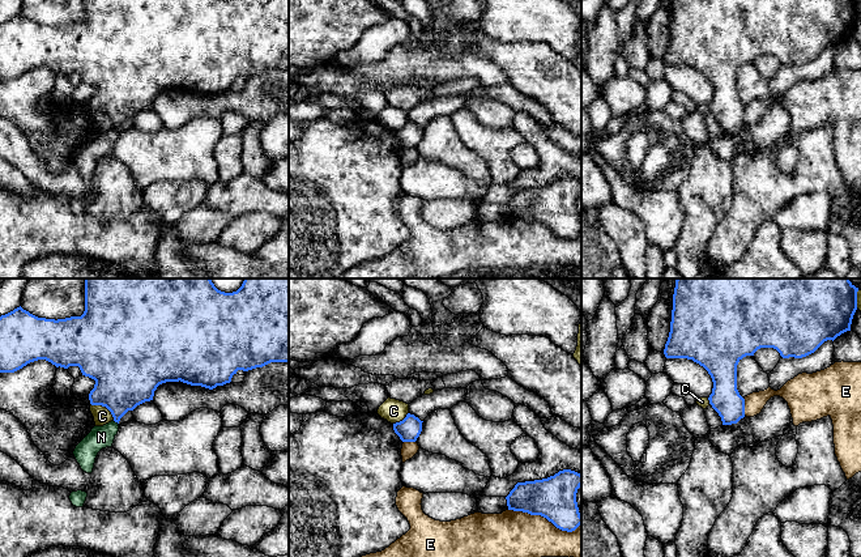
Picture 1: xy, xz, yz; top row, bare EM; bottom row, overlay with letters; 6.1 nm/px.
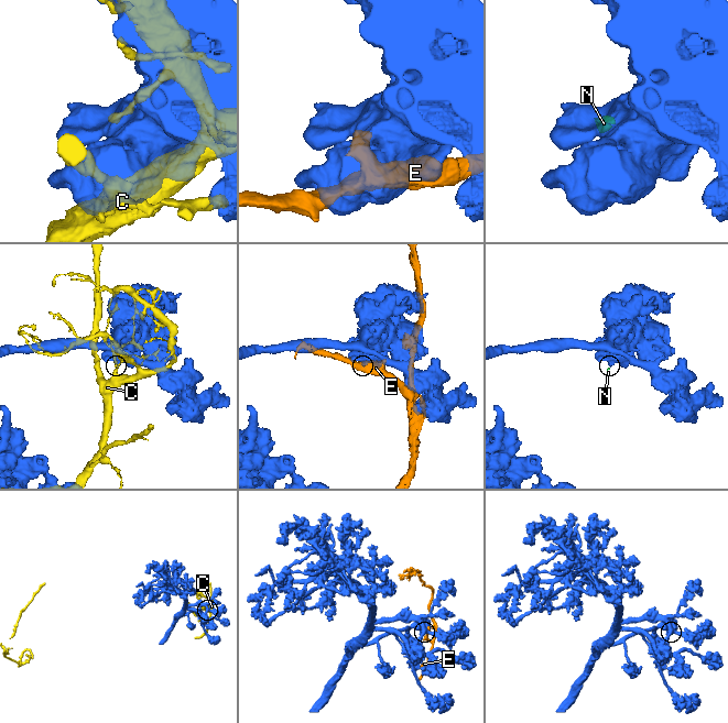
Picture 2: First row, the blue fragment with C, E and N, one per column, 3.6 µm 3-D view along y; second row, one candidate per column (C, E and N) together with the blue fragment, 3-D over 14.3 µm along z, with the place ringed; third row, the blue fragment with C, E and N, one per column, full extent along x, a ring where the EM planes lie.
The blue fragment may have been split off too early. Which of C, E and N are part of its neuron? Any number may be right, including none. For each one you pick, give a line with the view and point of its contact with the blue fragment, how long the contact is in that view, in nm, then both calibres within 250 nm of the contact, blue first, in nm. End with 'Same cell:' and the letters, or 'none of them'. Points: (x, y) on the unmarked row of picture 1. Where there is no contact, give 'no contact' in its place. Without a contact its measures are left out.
Same cell: none of them

